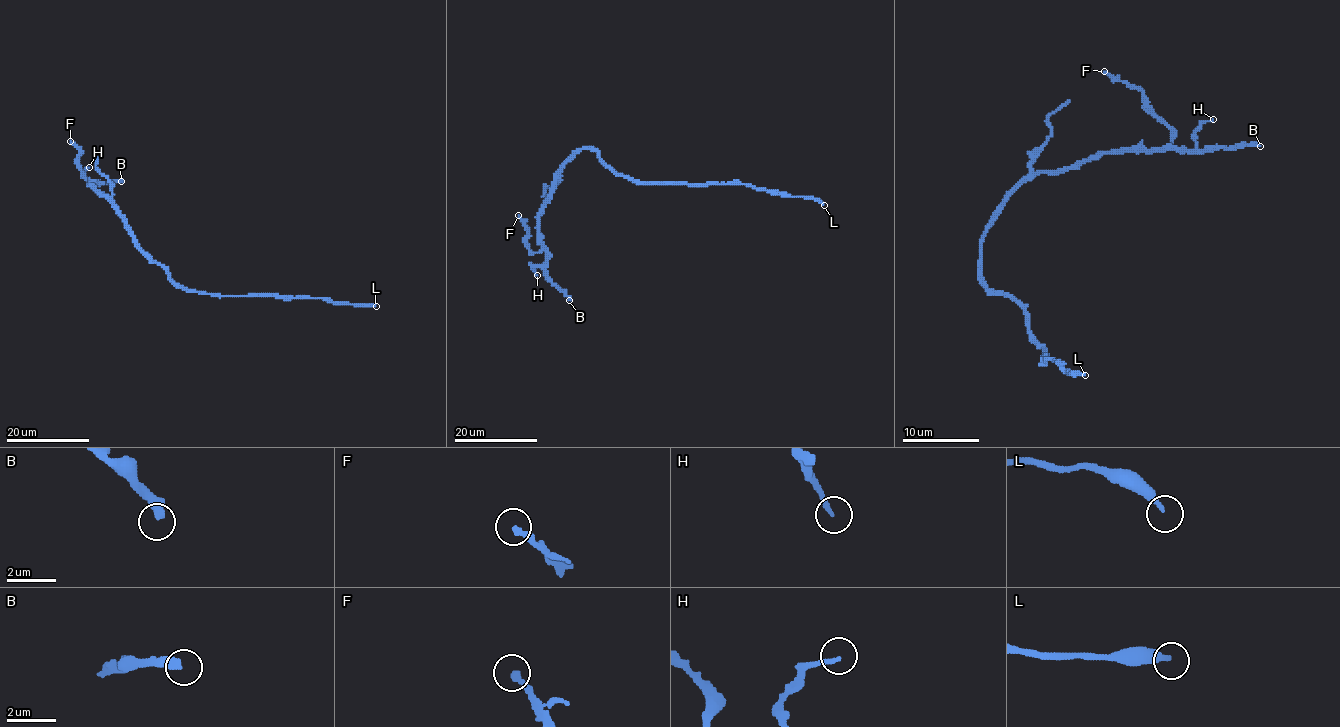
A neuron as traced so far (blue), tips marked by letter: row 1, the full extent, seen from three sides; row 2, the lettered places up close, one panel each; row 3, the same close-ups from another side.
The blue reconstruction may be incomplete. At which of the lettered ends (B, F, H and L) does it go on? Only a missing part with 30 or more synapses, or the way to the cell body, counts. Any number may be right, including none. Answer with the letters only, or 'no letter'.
B

